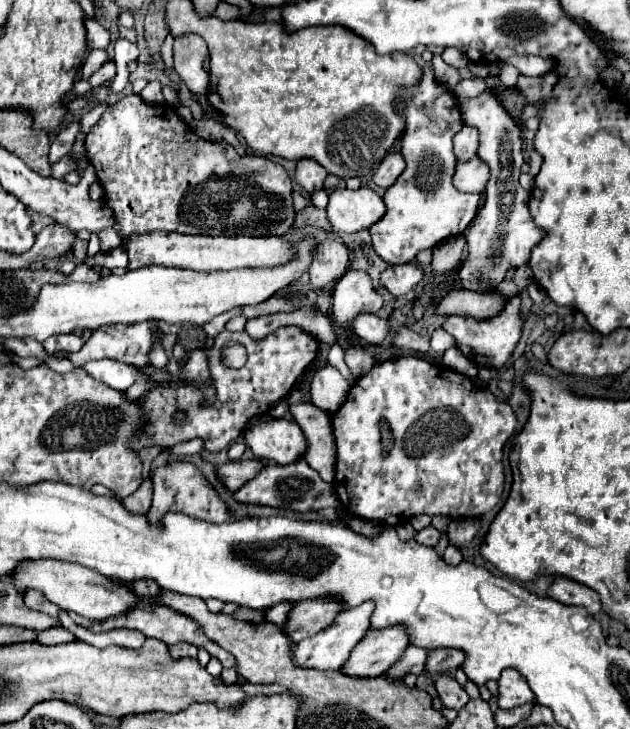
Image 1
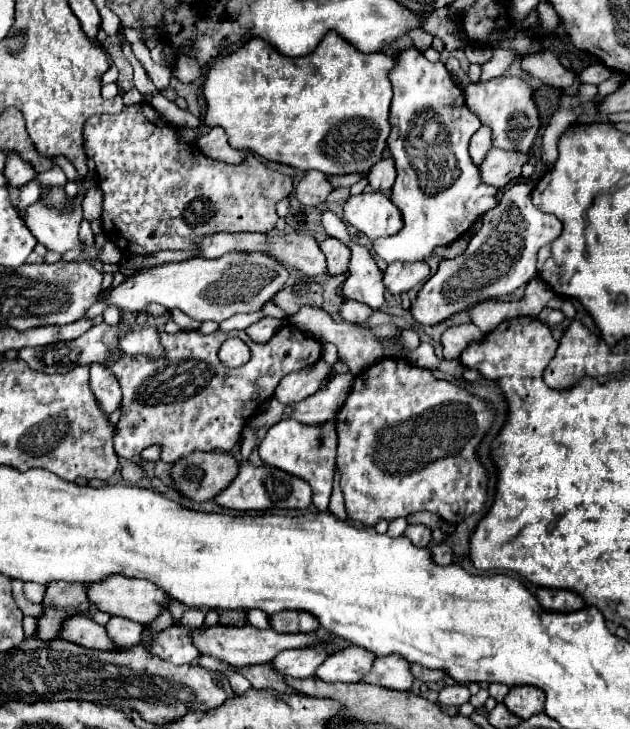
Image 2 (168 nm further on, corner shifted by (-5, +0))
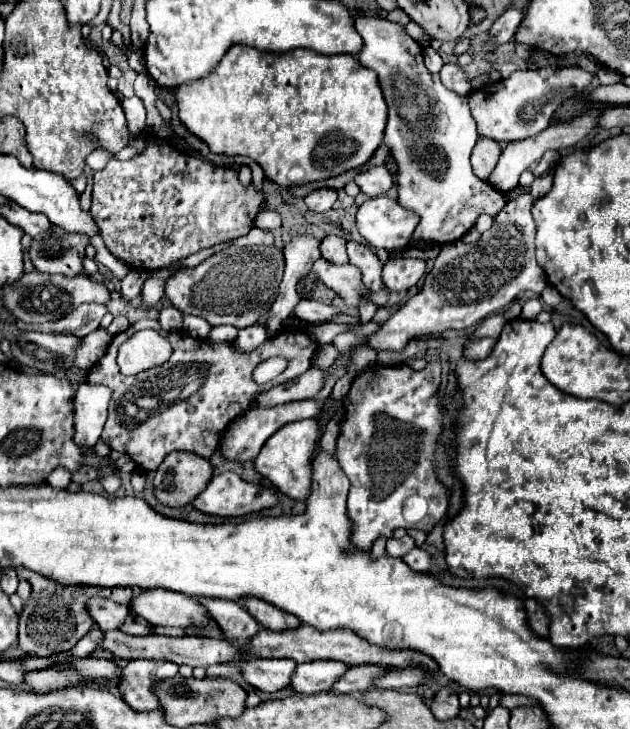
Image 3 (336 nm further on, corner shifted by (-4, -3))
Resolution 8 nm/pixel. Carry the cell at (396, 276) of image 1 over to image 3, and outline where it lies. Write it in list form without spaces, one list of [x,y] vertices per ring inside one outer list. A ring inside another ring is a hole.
[[[388,259],[382,271],[382,281],[390,291],[408,291],[426,271],[422,259]]]

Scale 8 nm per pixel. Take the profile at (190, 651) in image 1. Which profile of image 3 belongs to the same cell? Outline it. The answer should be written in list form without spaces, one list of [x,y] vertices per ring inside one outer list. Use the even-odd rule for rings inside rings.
[[[140,659],[130,661],[122,671],[120,693],[122,699],[134,711],[154,711],[158,709],[158,699],[150,693],[150,685],[156,679],[174,677],[178,673],[178,665],[170,661],[154,661],[154,659]]]

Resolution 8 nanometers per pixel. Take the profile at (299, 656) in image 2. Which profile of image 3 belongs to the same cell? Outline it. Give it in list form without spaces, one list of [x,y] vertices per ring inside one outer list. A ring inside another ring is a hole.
[[[270,659],[270,661],[248,661],[242,665],[244,679],[266,693],[276,693],[292,685],[296,663],[290,659]]]

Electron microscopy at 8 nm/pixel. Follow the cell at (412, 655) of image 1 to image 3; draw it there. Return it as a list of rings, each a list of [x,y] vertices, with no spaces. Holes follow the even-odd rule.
[[[360,665],[360,667],[350,667],[350,671],[334,685],[336,691],[340,693],[350,693],[350,691],[366,691],[374,685],[378,677],[386,673],[386,667],[380,665]]]

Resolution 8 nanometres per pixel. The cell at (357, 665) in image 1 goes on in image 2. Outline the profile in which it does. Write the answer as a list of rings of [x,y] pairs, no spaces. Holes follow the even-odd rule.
[[[347,646],[327,656],[327,660],[319,664],[319,670],[315,670],[315,678],[323,682],[359,682],[371,670],[373,660],[375,654],[357,646]]]

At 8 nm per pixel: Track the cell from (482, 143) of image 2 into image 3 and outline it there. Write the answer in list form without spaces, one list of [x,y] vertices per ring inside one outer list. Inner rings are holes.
[[[480,137],[474,145],[474,151],[472,151],[472,169],[474,173],[486,181],[488,175],[492,173],[498,157],[500,157],[500,145],[488,137]]]

